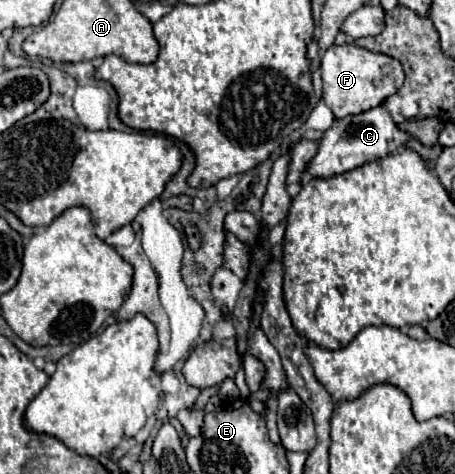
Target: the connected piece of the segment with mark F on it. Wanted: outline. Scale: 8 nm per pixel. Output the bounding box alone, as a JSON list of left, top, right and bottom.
[320,44,404,118]

